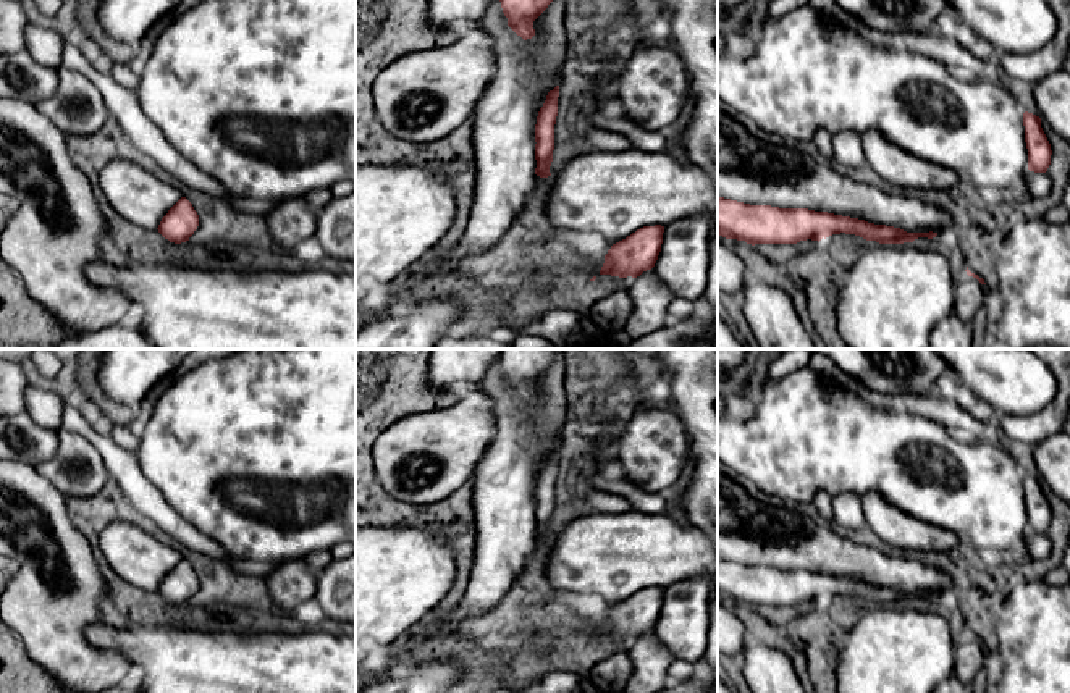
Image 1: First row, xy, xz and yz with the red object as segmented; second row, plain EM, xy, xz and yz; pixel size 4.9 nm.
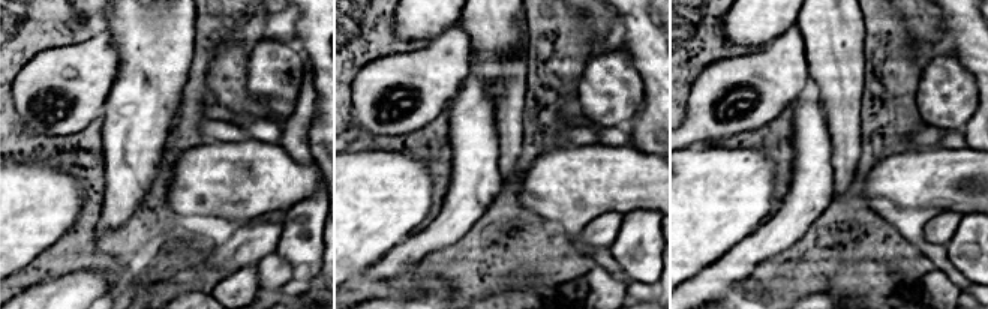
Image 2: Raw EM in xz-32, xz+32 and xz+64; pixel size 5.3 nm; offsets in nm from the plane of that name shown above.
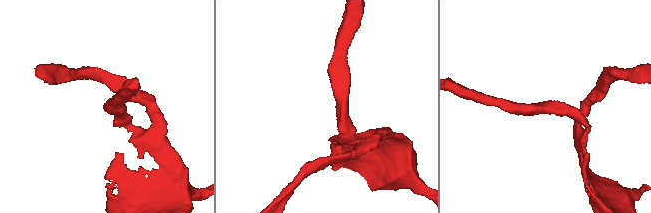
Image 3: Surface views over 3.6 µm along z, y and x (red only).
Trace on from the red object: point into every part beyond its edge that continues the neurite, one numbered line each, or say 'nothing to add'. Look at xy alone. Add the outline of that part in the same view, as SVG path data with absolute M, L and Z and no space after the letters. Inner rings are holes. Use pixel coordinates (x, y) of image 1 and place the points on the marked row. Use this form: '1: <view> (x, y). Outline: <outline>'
1: xy (141, 197). Outline: M121 158L103 163L99 187L116 213L144 229L157 229L183 197L175 181L160 179L141 165Z

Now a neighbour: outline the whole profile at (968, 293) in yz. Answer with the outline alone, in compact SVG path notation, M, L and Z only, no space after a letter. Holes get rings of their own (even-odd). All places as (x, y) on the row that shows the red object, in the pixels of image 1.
M965 275L965 278L955 284L954 312L967 323L971 323L976 312L984 305L983 284Z

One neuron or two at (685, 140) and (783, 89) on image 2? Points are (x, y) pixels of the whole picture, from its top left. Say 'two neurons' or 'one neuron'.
one neuron

